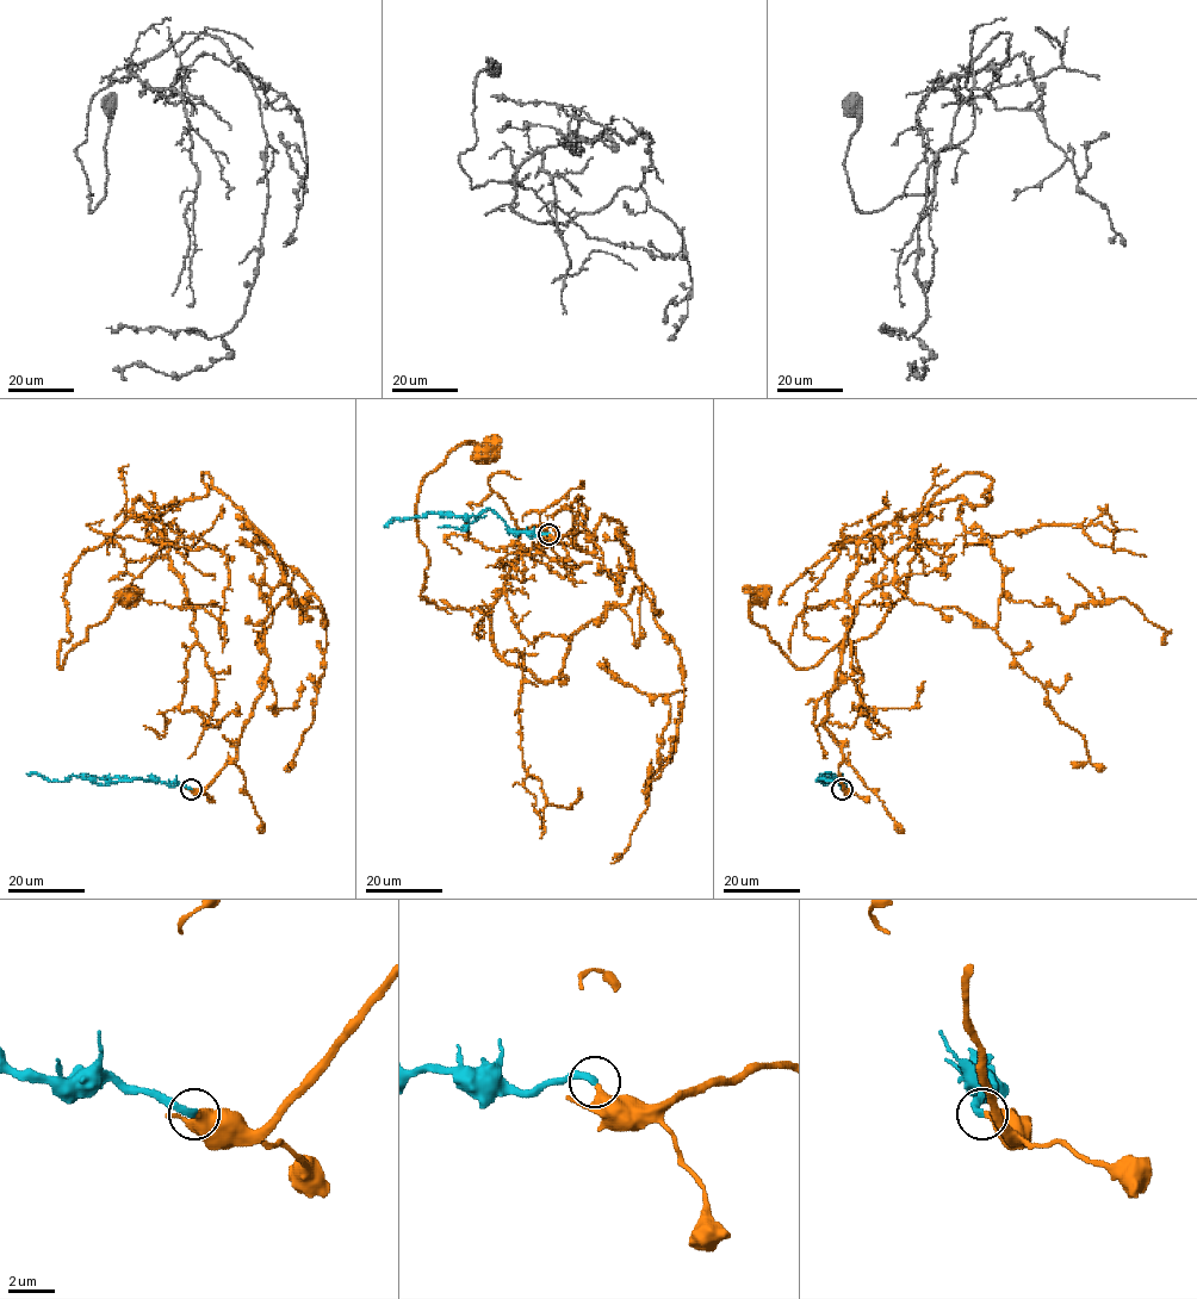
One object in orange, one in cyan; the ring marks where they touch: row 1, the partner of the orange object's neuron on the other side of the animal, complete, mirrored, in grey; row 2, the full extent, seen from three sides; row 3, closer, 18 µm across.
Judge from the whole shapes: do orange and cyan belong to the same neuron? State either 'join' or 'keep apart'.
join

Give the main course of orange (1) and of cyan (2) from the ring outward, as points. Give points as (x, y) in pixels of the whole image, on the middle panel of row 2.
1: (549, 534), (616, 520), (642, 584), (560, 684), (485, 606), (421, 596), (422, 480), (485, 453)
2: (549, 534), (513, 532), (489, 509), (461, 516), (427, 511), (420, 516), (392, 519), (384, 527)

